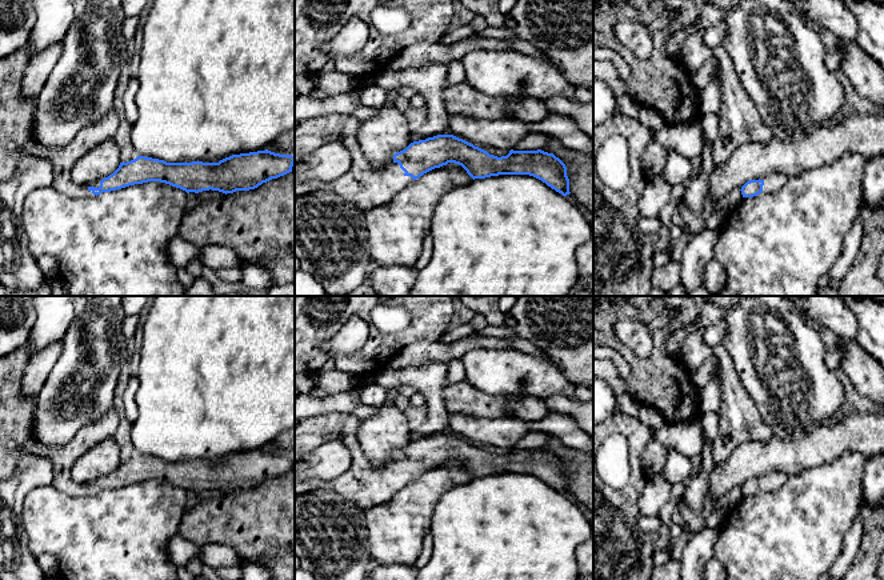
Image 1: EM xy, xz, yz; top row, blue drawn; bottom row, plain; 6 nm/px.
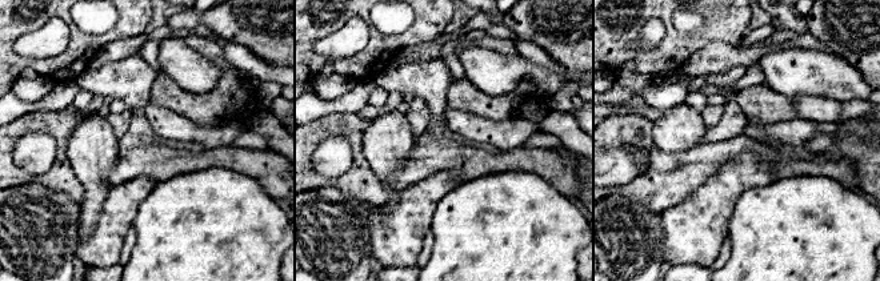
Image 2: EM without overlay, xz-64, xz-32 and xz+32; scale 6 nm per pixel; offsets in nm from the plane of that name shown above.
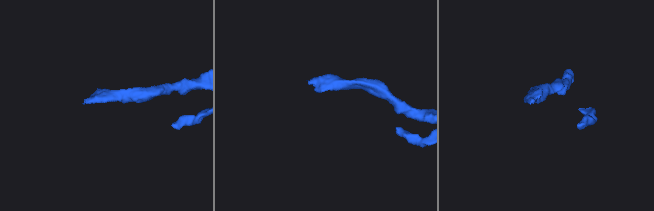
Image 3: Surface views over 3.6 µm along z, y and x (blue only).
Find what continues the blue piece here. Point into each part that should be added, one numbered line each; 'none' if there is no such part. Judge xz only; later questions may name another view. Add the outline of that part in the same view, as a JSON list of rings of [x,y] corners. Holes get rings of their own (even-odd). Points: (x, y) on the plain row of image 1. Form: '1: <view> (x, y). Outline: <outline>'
1: xz (362, 484). Outline: [[[349,412],[308,417],[295,427],[295,467],[308,452],[329,440],[341,440],[352,452],[352,465],[332,480],[301,480],[295,471],[295,497],[312,491],[333,491],[363,509],[388,501],[400,484],[412,481],[399,461],[376,469],[357,439],[361,420]]]

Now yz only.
1: yz (772, 482). Outline: [[[771,472],[768,475],[764,475],[763,477],[760,477],[764,480],[763,491],[764,492],[777,491],[781,485],[783,477],[784,475],[781,472]]]

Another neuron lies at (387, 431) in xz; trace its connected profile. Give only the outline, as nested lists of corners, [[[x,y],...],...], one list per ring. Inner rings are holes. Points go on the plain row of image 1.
[[[381,405],[376,412],[361,420],[361,425],[357,431],[357,439],[364,453],[372,461],[376,469],[384,469],[393,463],[393,453],[405,448],[411,440],[411,429],[408,420],[400,409],[395,405]]]

